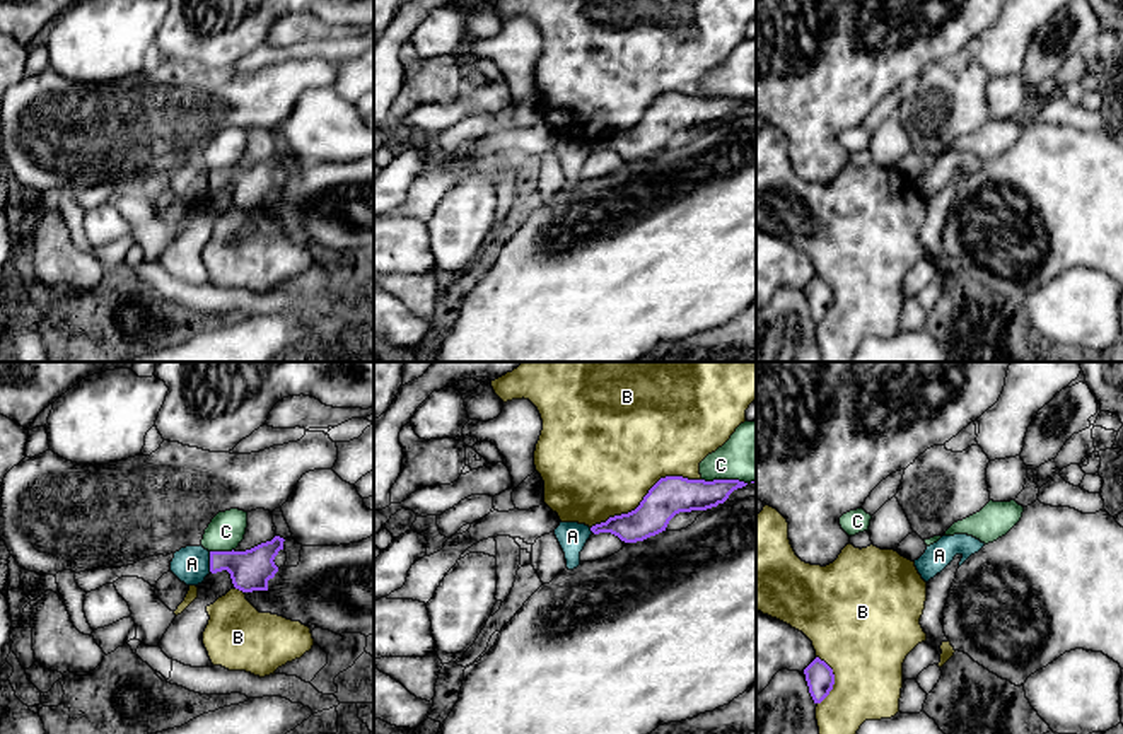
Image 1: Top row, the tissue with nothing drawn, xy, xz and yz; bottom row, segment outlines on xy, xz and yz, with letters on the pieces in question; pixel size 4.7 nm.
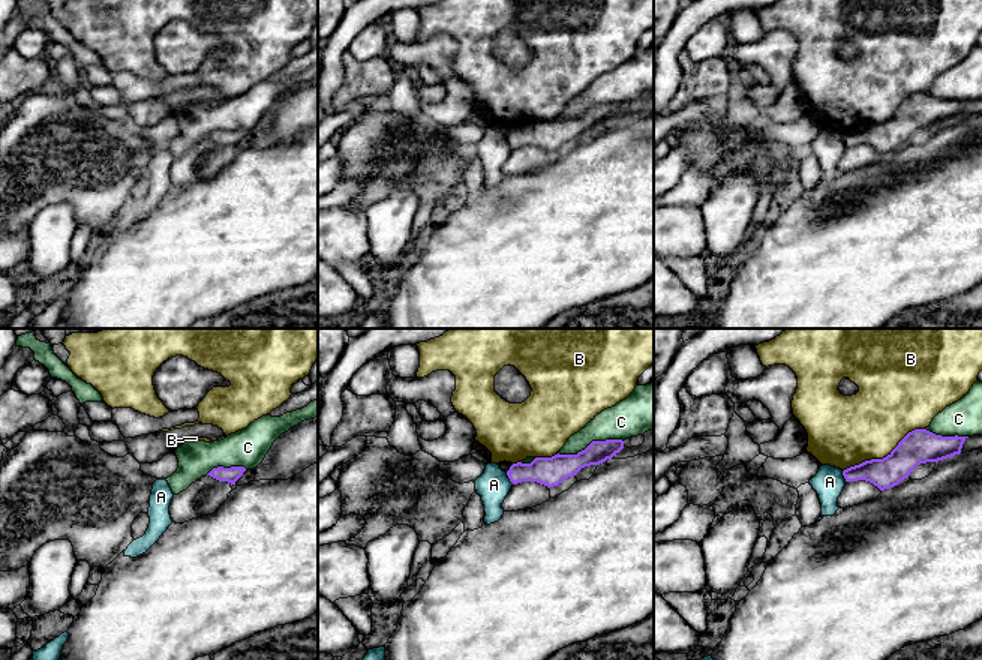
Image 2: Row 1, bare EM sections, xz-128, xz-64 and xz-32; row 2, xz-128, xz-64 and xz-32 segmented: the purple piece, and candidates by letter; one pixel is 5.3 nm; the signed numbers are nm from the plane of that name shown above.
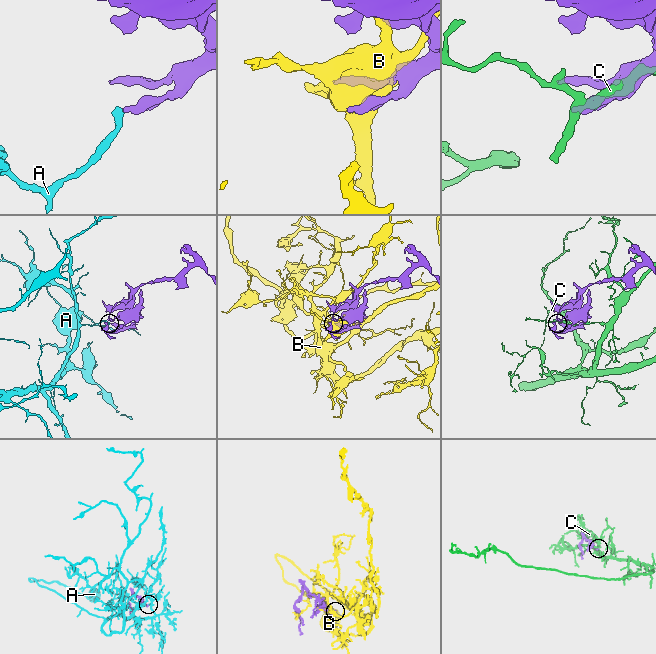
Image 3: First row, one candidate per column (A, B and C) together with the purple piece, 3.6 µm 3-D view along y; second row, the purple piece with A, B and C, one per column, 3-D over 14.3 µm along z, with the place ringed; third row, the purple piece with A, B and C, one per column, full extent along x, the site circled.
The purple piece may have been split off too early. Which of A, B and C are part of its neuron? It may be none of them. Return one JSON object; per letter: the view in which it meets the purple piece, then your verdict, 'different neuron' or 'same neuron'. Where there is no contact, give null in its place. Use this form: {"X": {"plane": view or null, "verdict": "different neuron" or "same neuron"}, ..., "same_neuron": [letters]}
{"A": {"plane": "xy", "verdict": "different neuron"}, "B": {"plane": "xz", "verdict": "different neuron"}, "C": {"plane": "xz", "verdict": "different neuron"}, "same_neuron": []}

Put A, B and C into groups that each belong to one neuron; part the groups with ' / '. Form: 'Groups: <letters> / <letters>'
Groups: A / B / C

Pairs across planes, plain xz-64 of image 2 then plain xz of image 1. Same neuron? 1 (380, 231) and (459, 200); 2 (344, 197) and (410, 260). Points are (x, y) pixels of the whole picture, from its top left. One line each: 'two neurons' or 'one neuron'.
1: one neuron
2: two neurons

